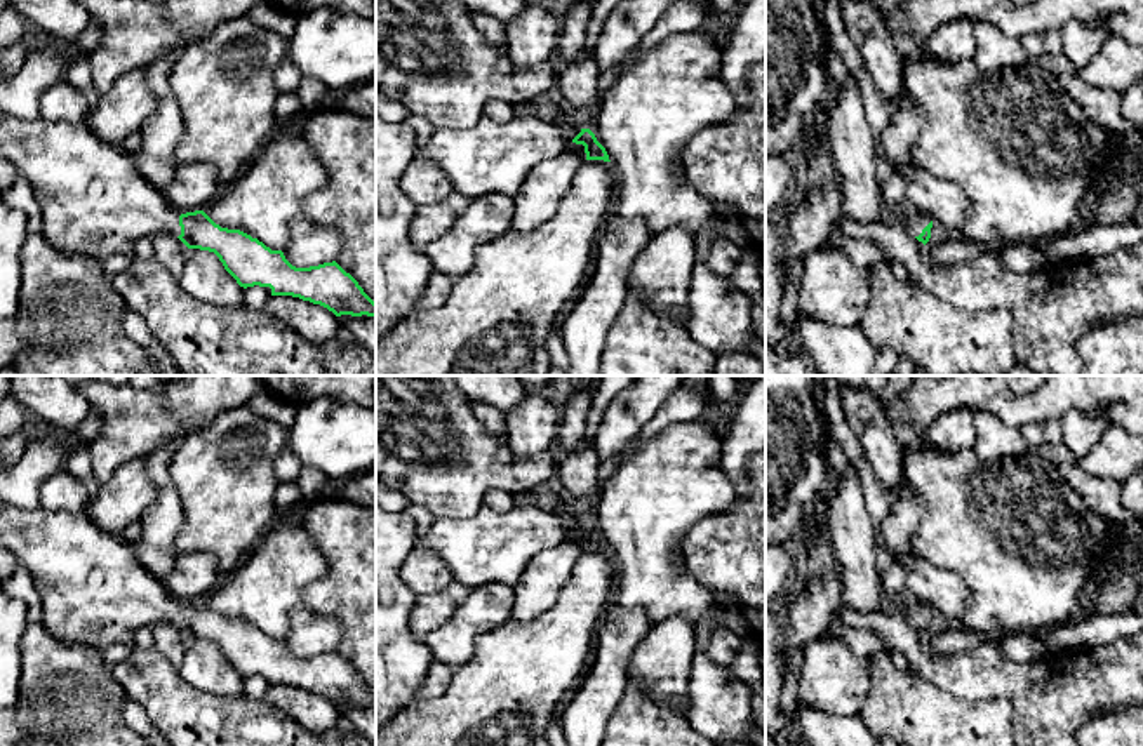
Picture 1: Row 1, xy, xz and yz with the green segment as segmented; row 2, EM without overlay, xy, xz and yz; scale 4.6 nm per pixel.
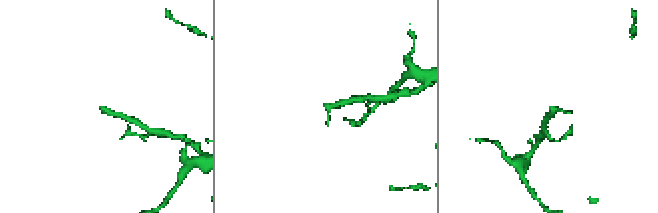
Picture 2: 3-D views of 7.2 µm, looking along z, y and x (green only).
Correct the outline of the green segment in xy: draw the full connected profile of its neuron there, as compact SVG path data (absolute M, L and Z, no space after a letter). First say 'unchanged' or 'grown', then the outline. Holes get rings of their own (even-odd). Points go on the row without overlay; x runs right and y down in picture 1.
grown; M0 503L0 548L10 550L30 572L43 605L45 629L59 642L96 649L110 668L132 654L139 628L167 623L188 638L214 642L244 678L270 676L271 685L299 687L336 706L376 706L376 692L336 650L296 657L282 640L271 640L240 619L221 617L204 600L176 596L139 562L130 544L99 530L85 511L23 511Z

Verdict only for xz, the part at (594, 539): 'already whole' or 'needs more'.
needs more

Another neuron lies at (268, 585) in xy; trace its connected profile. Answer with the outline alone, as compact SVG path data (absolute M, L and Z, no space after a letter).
M303 515L284 516L204 602L221 617L240 619L271 640L284 640L304 589L327 570Z

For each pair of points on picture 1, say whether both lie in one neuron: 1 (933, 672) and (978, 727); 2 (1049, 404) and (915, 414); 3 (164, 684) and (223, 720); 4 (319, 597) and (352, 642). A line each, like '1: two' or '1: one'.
1: two
2: one
3: one
4: one

